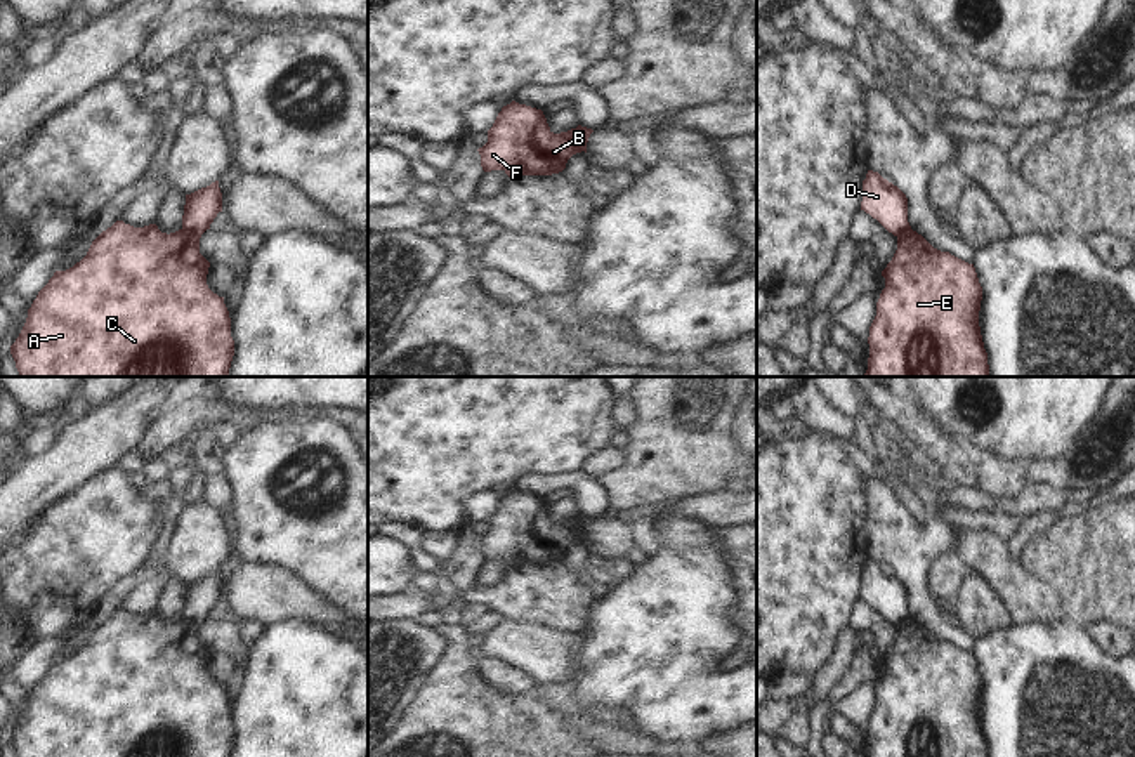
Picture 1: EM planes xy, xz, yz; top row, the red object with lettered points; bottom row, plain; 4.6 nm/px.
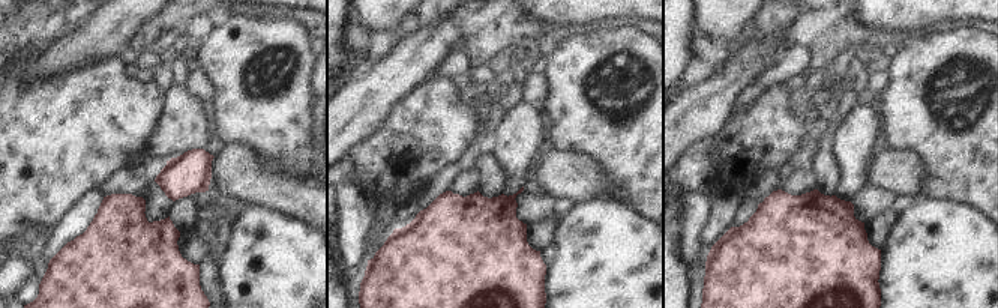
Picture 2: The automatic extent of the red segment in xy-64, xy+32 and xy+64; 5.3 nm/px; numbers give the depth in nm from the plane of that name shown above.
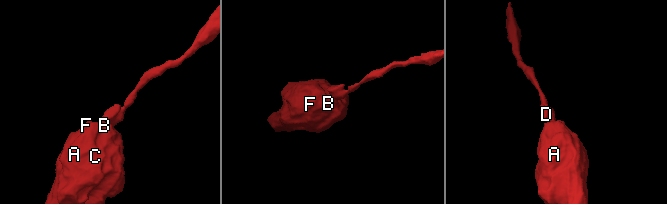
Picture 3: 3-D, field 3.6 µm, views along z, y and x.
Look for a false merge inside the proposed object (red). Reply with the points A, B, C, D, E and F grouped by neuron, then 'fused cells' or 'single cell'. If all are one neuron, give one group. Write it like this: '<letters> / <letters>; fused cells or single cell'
A B C E F / D; fused cells

